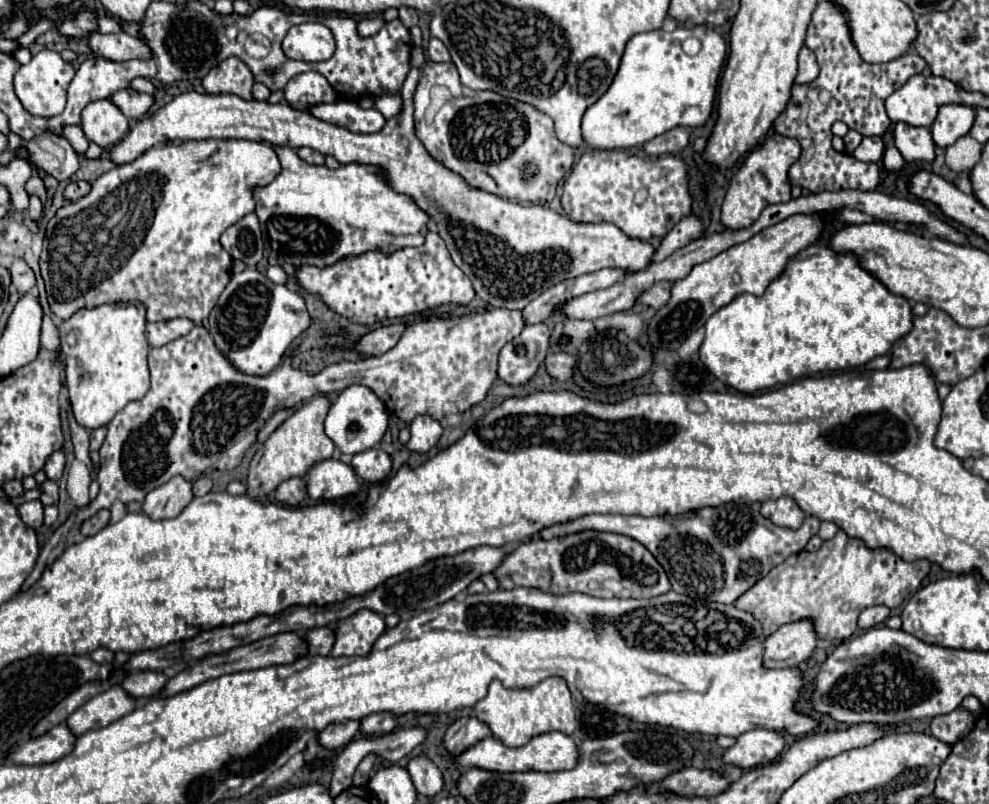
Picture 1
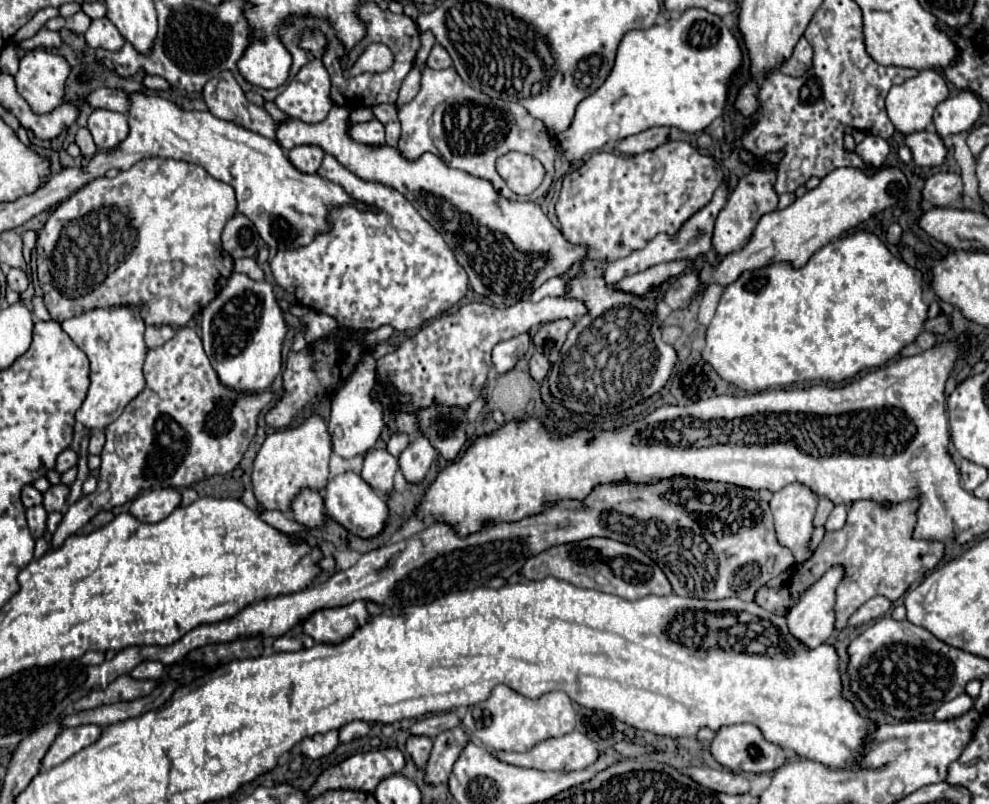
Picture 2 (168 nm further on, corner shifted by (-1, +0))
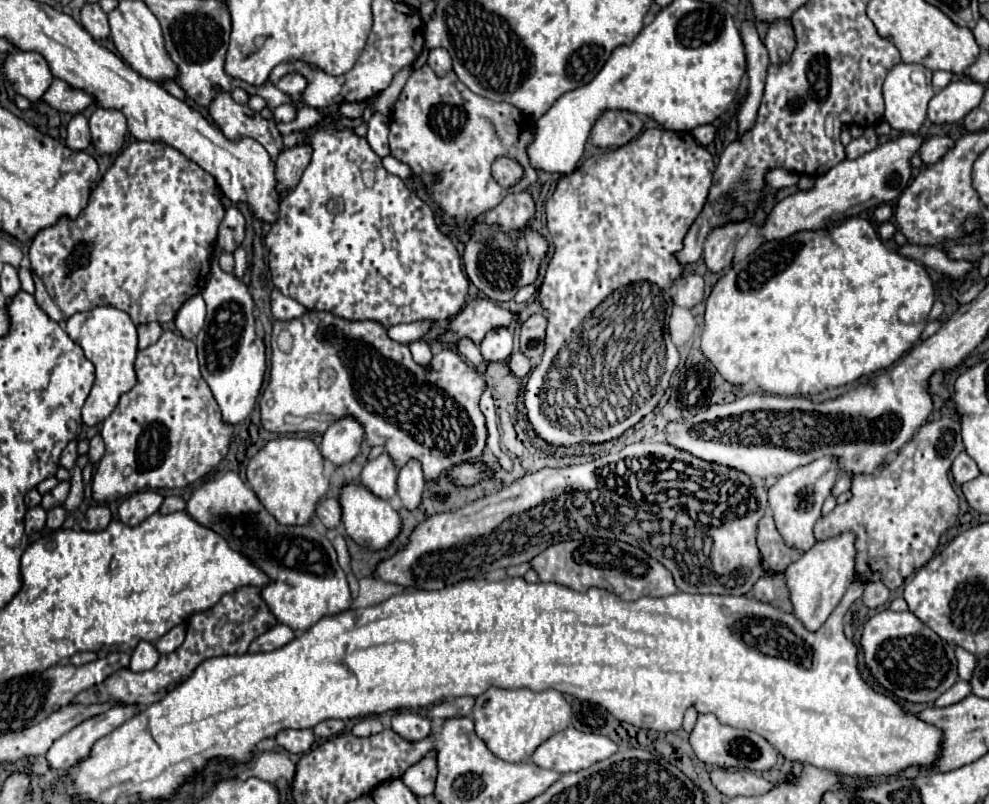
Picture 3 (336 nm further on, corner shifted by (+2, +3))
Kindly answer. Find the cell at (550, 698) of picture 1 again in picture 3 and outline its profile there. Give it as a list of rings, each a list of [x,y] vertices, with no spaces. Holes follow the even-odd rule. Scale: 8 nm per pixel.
[[[490,687],[486,693],[476,697],[470,713],[474,721],[476,735],[486,743],[486,747],[504,761],[528,761],[532,751],[558,731],[570,725],[572,709],[564,695],[556,689],[534,693],[530,689],[500,689]]]

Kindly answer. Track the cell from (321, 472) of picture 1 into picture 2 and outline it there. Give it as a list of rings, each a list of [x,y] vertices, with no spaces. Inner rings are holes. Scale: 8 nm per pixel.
[[[345,472],[329,480],[325,488],[325,508],[333,520],[337,520],[347,532],[359,536],[359,538],[373,538],[379,536],[387,524],[389,508],[383,498],[377,496],[377,492],[355,472]]]

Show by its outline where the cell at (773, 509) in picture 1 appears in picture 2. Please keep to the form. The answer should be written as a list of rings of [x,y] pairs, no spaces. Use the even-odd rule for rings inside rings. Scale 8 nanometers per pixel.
[[[795,482],[795,484],[789,484],[785,488],[781,488],[779,492],[773,494],[771,498],[771,510],[773,510],[773,516],[775,516],[775,534],[777,534],[777,540],[781,546],[789,548],[795,556],[795,564],[801,564],[805,560],[811,558],[811,548],[809,548],[809,542],[811,542],[811,534],[813,534],[813,516],[815,516],[815,510],[817,510],[817,502],[819,502],[819,496]]]

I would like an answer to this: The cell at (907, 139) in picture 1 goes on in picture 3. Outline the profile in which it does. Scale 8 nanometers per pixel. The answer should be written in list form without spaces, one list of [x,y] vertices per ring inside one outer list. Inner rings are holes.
[[[928,137],[920,145],[918,155],[926,165],[932,165],[932,163],[938,163],[952,145],[954,145],[954,141],[950,137]]]

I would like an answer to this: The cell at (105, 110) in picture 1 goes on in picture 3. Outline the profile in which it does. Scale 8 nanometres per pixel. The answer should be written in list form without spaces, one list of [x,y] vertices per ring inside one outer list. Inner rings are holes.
[[[98,107],[90,117],[90,131],[98,153],[116,153],[124,147],[126,117],[116,109]]]

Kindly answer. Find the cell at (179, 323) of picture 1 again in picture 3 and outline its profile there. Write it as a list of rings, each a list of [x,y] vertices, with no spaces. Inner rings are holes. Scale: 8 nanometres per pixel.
[[[144,323],[138,325],[138,349],[146,349],[148,345],[156,343],[162,335],[160,323]]]

